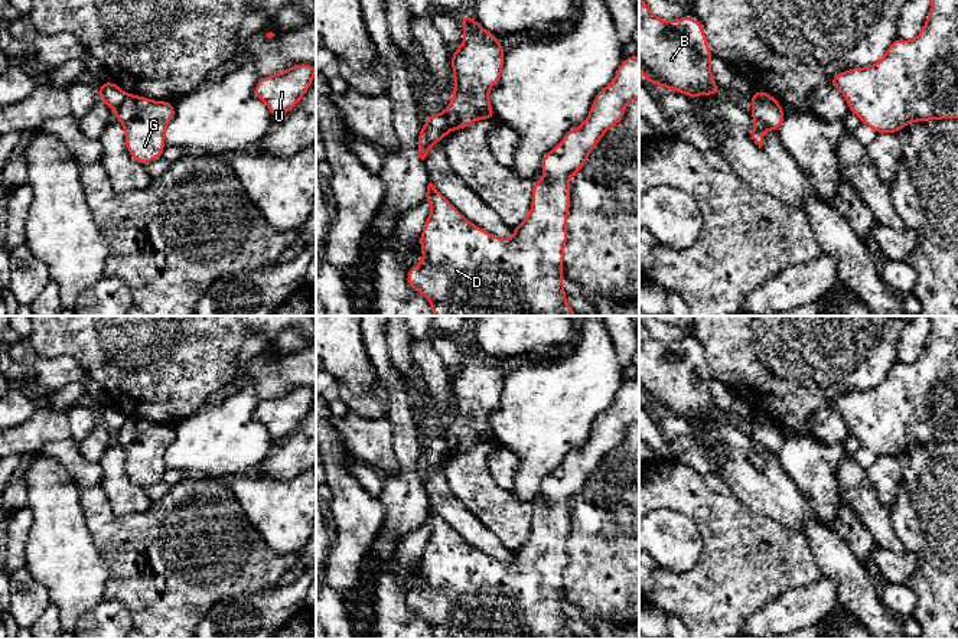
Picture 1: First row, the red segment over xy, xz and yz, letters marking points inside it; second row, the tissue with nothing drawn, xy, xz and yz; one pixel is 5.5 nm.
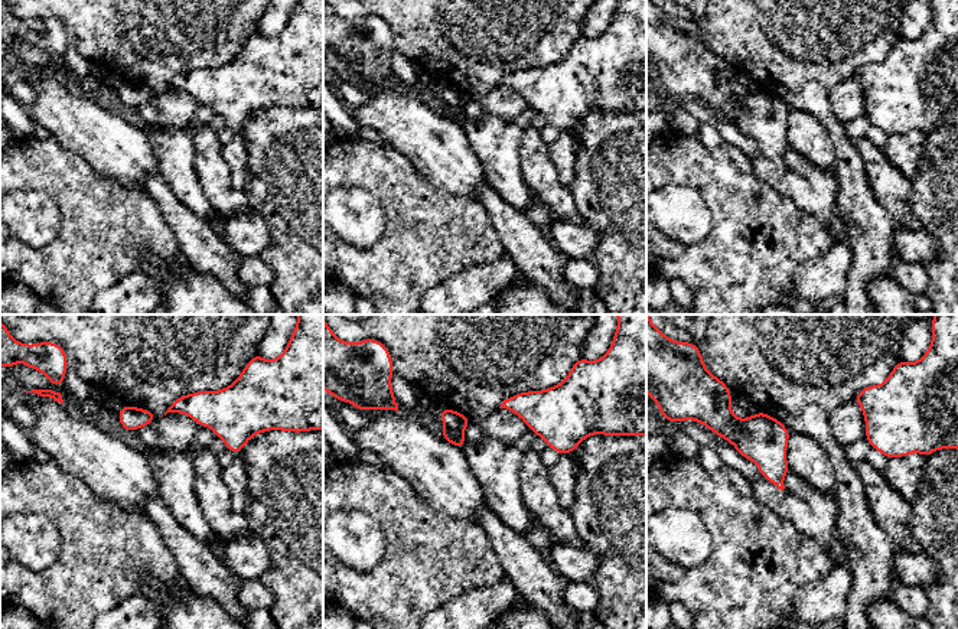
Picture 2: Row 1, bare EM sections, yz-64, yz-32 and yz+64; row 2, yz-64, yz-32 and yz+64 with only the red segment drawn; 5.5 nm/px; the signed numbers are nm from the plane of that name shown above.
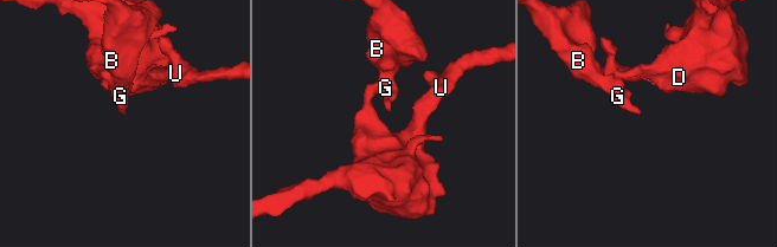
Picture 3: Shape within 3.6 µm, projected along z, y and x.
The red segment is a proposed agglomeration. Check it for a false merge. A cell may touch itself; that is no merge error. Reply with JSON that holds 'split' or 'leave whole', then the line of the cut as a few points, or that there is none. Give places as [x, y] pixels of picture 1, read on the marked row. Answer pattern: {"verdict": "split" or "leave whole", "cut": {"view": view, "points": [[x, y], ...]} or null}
{"verdict": "split", "cut": {"view": "xz", "points": [[443, 113], [449, 130]]}}

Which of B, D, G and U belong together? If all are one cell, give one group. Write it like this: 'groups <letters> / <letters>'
groups B G / D U

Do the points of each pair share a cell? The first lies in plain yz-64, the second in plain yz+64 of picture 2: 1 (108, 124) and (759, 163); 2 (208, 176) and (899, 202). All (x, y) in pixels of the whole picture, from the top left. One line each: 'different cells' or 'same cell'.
1: same cell
2: same cell

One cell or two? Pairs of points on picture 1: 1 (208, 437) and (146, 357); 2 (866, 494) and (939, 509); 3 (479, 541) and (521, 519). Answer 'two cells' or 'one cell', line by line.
1: two cells
2: two cells
3: two cells

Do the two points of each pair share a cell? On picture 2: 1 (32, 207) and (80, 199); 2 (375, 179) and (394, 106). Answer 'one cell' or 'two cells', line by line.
1: two cells
2: two cells

